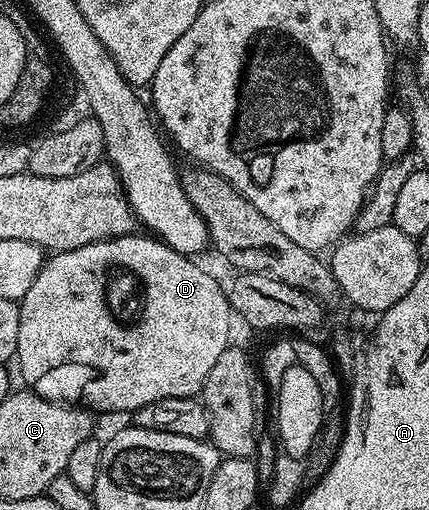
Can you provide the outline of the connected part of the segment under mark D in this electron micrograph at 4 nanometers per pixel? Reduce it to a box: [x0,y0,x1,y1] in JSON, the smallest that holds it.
[17,235,233,415]

